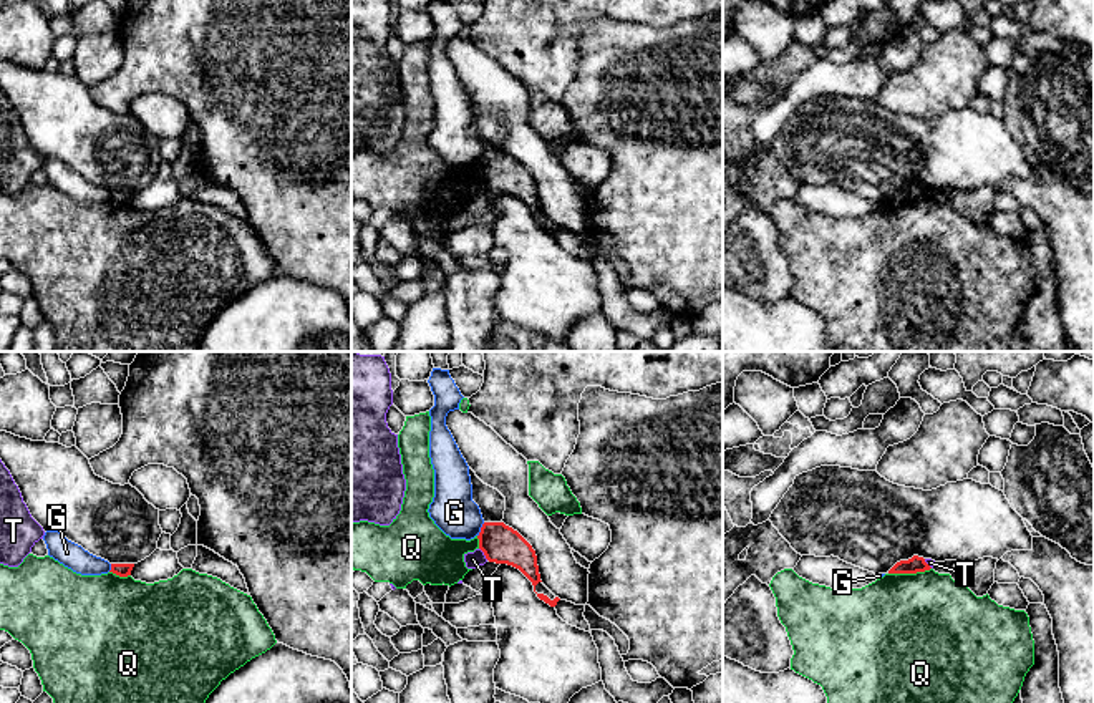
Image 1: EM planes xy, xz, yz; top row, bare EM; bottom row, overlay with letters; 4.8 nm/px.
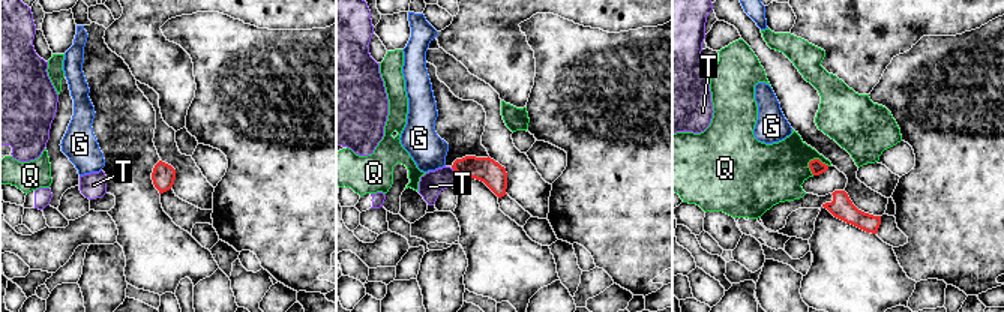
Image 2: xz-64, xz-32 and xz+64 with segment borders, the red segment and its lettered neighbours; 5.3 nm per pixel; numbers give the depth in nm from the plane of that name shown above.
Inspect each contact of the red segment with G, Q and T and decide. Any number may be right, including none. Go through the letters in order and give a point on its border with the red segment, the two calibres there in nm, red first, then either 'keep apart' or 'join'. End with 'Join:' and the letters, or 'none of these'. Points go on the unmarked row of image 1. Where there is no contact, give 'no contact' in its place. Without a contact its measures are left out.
G: meets red in xz at (481, 158); 190 nm thick on the red side, 220 nm on the other; keep apart
Q: meets red in yz at (909, 201); 80 nm thick on the red side, 500 nm on the other; keep apart
T: meets red in xz at (484, 183); 190 nm thick on the red side, 80 nm on the other; keep apart
Join: none of these

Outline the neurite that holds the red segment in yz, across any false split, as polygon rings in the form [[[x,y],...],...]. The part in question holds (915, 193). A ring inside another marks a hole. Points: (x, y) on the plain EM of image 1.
[[[913,184],[908,189],[897,191],[888,202],[917,202],[930,199],[932,196],[925,191],[923,186]]]

